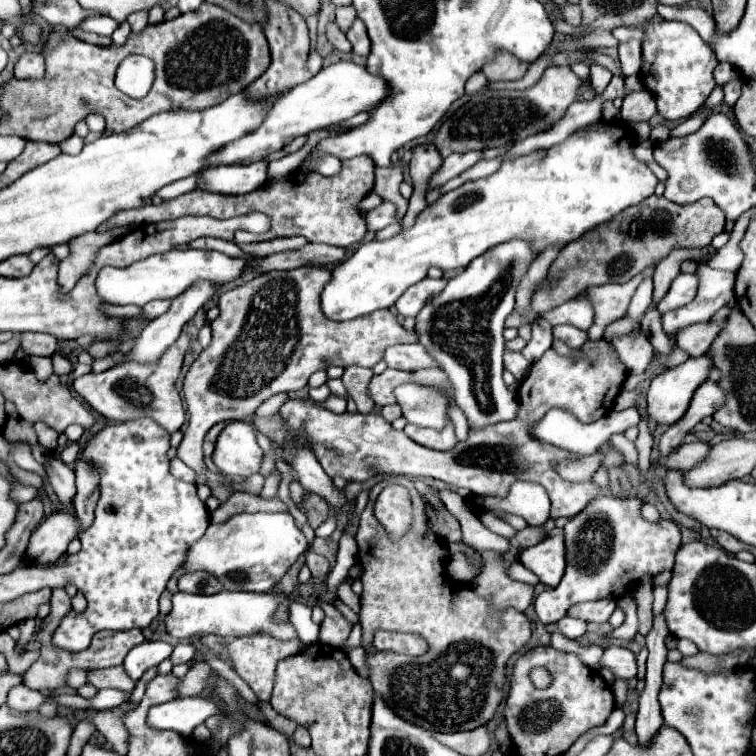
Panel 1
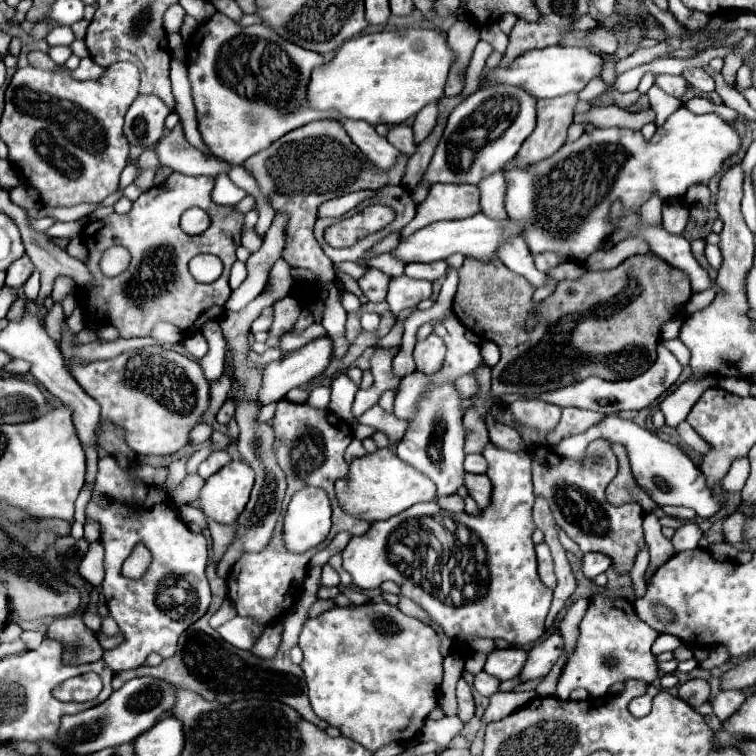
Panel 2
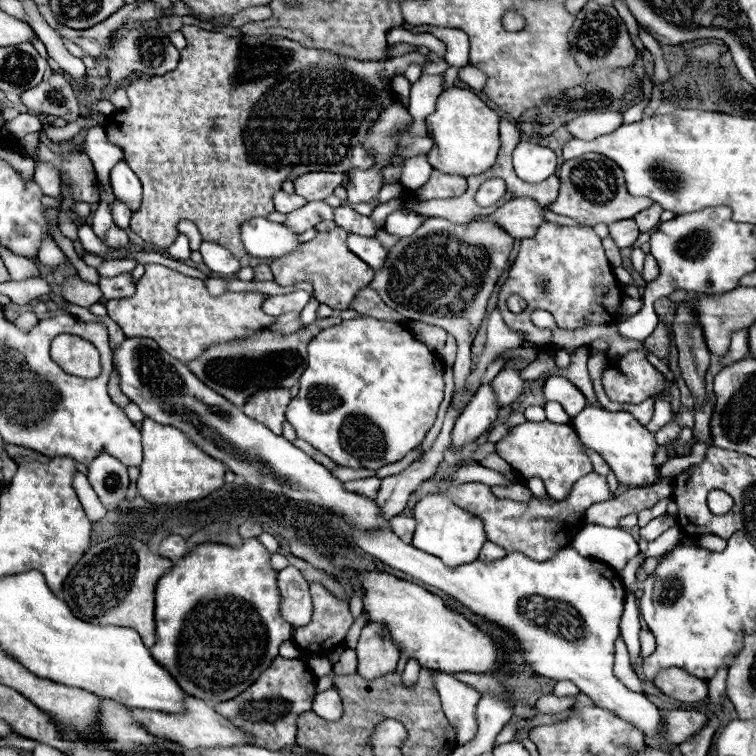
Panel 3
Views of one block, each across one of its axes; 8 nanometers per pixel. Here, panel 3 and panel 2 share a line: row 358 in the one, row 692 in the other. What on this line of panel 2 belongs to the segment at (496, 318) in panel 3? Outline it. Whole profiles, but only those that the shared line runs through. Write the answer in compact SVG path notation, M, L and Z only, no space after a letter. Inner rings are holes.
M480 672L474 676L474 688L482 694L482 696L492 696L494 692L498 692L500 682L492 676L488 676L486 672Z

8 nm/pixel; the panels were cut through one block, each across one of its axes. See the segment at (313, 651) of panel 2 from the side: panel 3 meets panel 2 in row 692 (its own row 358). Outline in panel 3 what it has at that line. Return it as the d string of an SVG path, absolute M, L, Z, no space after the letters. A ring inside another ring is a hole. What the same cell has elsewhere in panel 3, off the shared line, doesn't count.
M360 316L360 318L354 318L354 320L344 320L338 326L322 330L308 344L308 356L310 356L308 358L308 368L304 370L304 374L300 378L300 392L298 392L296 398L292 398L292 402L288 404L288 410L286 410L286 418L294 426L294 430L298 432L298 438L310 442L312 446L316 446L322 454L326 454L328 458L332 458L340 466L370 468L370 470L378 470L378 468L382 468L386 464L394 464L394 462L402 460L410 450L414 450L418 444L422 444L426 432L434 424L438 406L440 406L440 402L444 398L444 366L436 358L436 354L432 354L422 342L418 342L402 324L386 322L386 320L376 320L372 316Z

